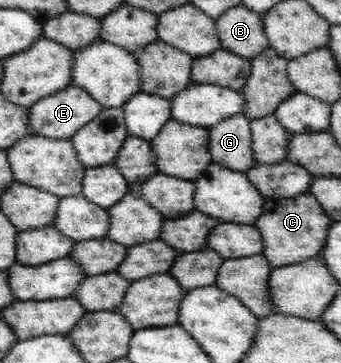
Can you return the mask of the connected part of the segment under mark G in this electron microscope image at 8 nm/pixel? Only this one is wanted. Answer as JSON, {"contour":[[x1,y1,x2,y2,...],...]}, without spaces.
{"contour":[[243,114,226,117,208,128,208,152,211,154,212,161,223,164,231,170,245,173,250,167,259,164,253,159,251,144,250,119]]}

